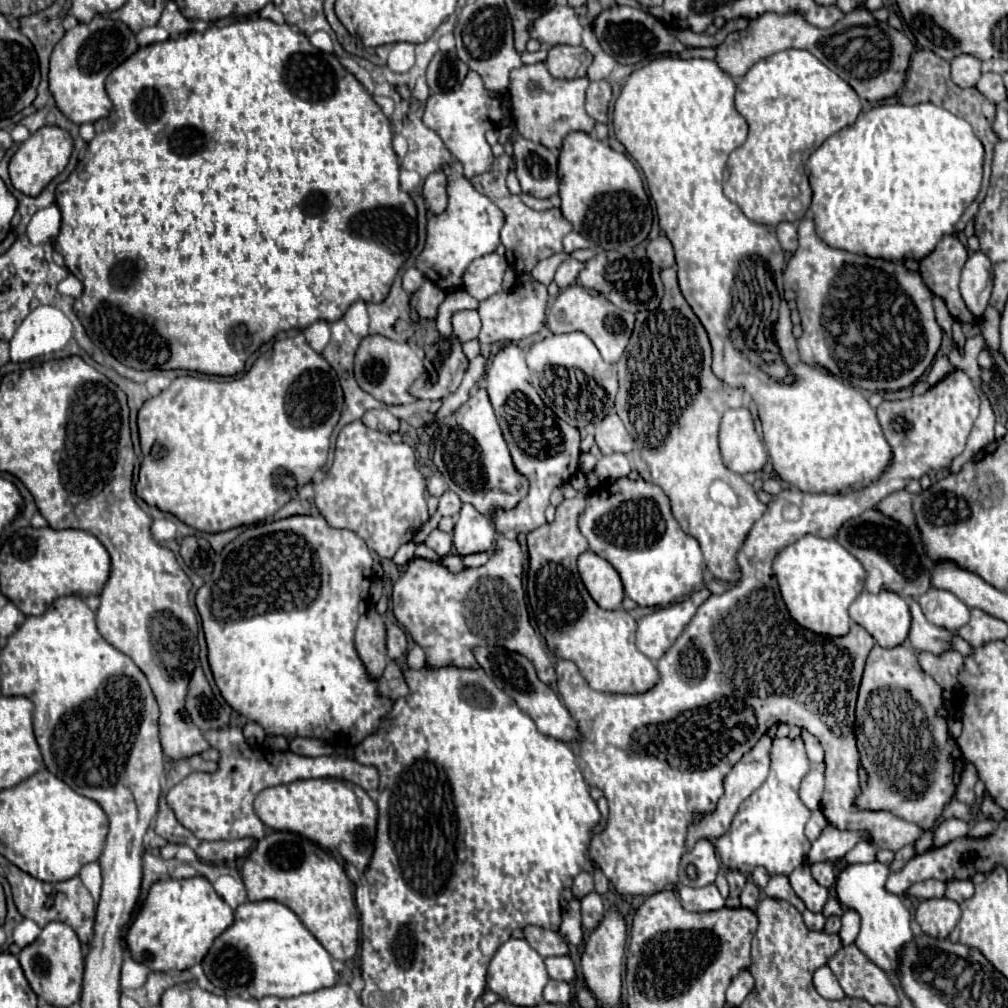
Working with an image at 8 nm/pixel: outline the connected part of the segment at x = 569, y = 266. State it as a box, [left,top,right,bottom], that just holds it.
[554,256,584,290]

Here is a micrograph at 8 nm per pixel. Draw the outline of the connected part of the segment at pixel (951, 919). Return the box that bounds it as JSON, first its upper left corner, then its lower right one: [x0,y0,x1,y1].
[914,896,960,938]

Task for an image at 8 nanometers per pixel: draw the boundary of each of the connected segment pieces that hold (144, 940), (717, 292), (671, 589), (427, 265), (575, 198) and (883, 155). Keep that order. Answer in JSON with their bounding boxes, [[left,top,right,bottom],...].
[[124,876,232,970],[614,58,892,494],[578,478,702,606],[416,164,504,292],[558,132,652,250],[806,102,984,260]]

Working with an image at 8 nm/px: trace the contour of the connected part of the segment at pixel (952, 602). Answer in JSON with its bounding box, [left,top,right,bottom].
[918,588,970,630]

